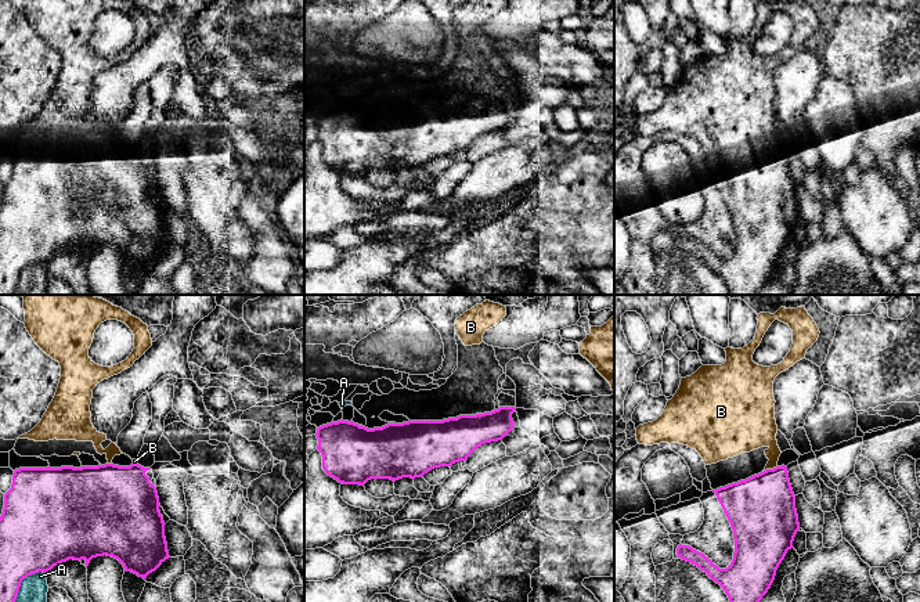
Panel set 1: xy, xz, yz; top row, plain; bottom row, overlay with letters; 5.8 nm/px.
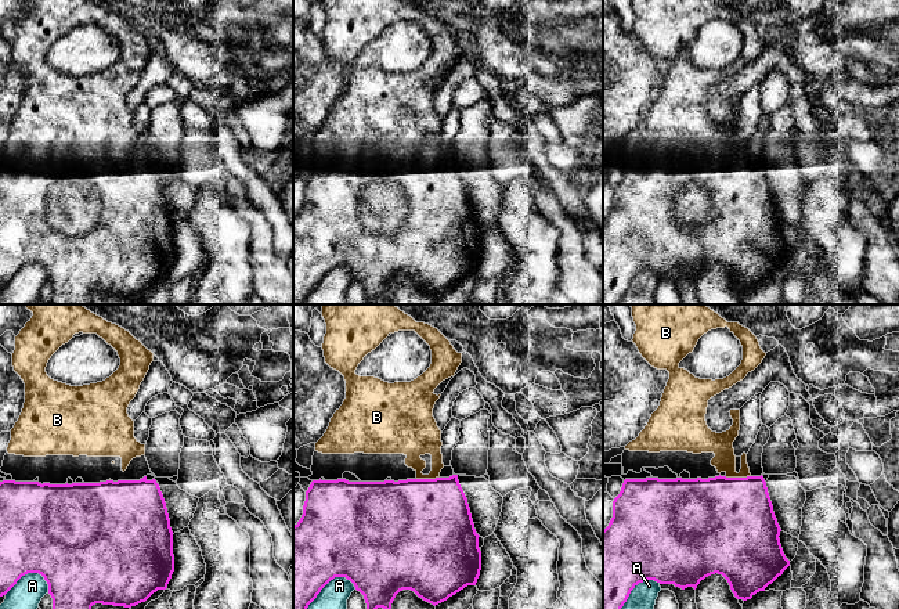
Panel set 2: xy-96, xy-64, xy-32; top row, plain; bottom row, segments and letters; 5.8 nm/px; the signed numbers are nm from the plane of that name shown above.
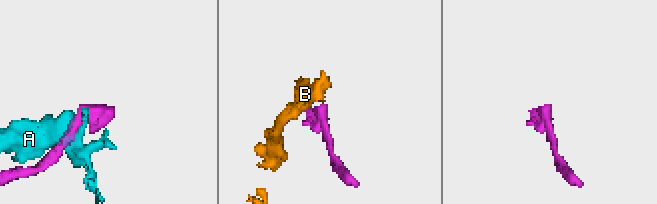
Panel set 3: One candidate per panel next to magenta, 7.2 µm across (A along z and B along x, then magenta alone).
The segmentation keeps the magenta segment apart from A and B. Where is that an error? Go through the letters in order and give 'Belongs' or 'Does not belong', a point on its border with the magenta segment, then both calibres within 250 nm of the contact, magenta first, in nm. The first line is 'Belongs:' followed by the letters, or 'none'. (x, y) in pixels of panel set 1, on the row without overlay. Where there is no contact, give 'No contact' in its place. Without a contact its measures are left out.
Belongs: B
A: Does not belong. Touches magenta at xy (21, 271). Thickness 380 nm (magenta) against 190 nm
B: Belongs. Touches magenta at yz (769, 159). Thickness 400 nm (magenta) against 220 nm

